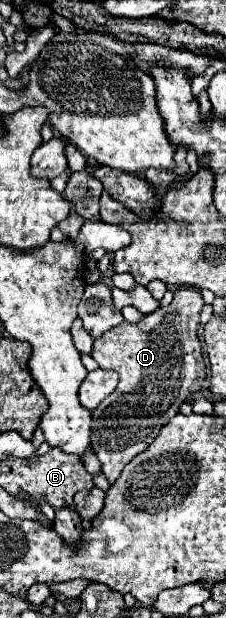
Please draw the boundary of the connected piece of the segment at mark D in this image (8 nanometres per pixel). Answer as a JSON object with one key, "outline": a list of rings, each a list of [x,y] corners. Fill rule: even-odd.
{"outline":[[[179,287],[169,307],[159,307],[139,323],[123,321],[95,339],[91,357],[101,369],[119,373],[117,389],[93,411],[91,431],[91,447],[95,449],[109,483],[115,483],[123,467],[147,449],[159,429],[179,413],[179,407],[201,391],[207,377],[197,335],[203,305],[203,297],[197,289]]]}

